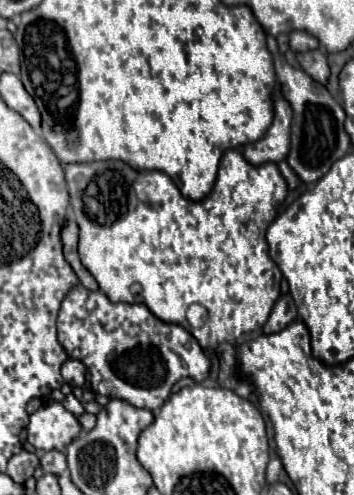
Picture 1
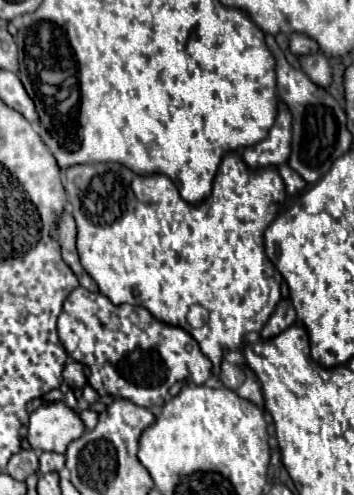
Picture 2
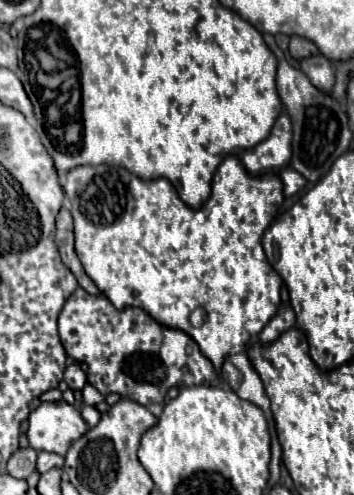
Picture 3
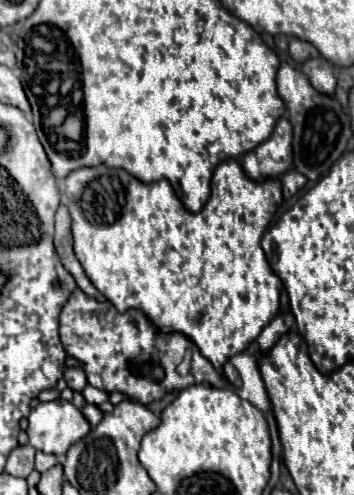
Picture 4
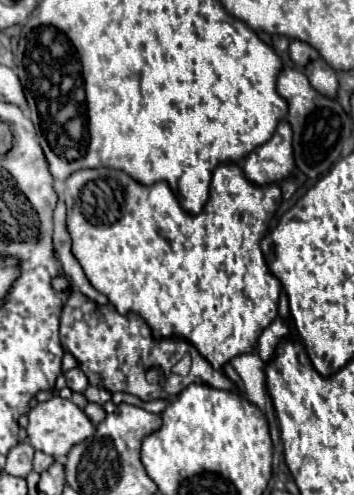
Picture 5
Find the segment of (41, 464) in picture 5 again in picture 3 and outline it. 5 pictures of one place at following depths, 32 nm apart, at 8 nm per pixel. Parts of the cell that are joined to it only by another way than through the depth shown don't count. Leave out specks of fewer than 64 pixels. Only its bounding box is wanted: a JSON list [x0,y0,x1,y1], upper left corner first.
[36,452,64,472]

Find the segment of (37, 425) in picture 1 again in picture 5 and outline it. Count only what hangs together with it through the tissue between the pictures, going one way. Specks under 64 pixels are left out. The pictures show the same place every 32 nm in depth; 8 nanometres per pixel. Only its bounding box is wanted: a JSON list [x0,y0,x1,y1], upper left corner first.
[26,396,96,458]

